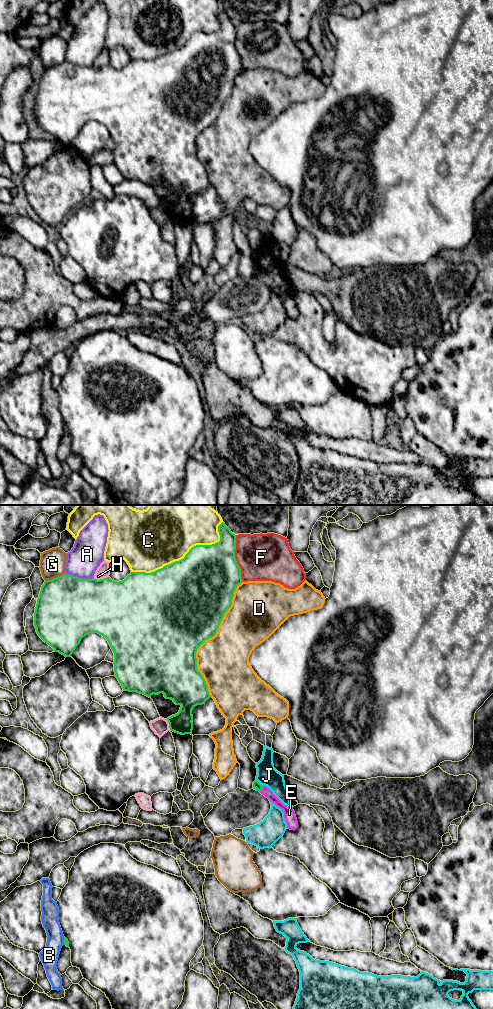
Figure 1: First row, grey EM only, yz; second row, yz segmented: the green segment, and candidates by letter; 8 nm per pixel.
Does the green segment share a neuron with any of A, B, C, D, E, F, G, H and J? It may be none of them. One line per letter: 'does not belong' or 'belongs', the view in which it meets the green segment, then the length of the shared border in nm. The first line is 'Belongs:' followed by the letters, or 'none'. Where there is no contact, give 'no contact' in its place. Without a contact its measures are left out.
Belongs: E
A: does not belong | yz | 240 nm
B: does not belong | yz | 60 nm
C: does not belong | yz | 850 nm
D: does not belong | yz | 950 nm
E: belongs | yz | 50 nm
F: does not belong | yz | 380 nm
G: does not belong | yz | 180 nm
H: does not belong | yz | 130 nm
J: does not belong | yz | 80 nm

